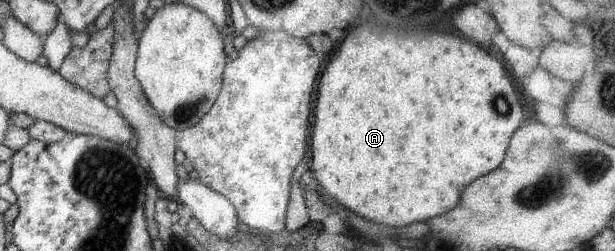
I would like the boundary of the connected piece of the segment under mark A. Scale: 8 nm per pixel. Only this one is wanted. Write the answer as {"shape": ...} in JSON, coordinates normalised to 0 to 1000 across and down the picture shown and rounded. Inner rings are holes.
{"shape":[[[592,92],[574,100],[563,120],[563,139],[550,195],[538,215],[538,235],[527,247],[524,287],[514,323],[511,406],[507,414],[507,470],[501,606],[511,741],[522,769],[543,785],[559,833],[607,888],[628,896],[628,904],[654,904],[667,888],[691,884],[699,865],[725,849],[735,833],[754,761],[761,725],[789,697],[813,657],[828,574],[833,530],[842,514],[849,470],[849,418],[836,347],[829,327],[828,283],[803,199],[777,183],[758,155],[728,131],[689,124],[660,124],[660,116],[631,116],[628,100]]]}

